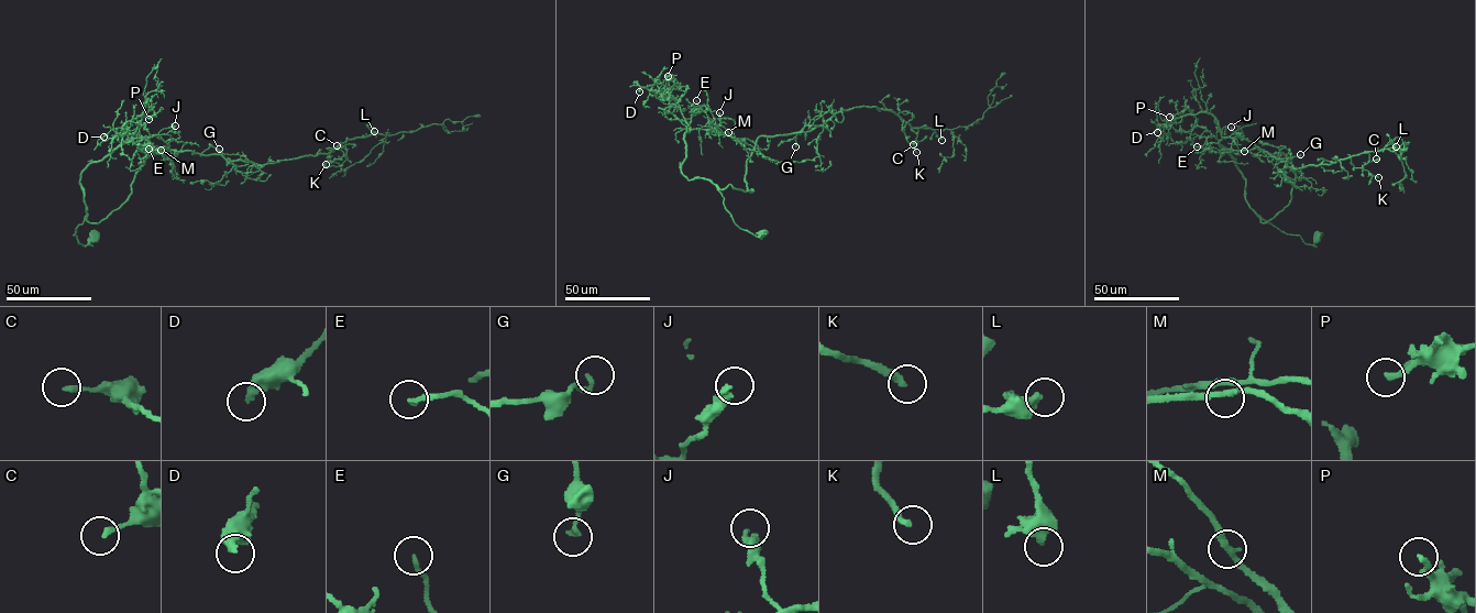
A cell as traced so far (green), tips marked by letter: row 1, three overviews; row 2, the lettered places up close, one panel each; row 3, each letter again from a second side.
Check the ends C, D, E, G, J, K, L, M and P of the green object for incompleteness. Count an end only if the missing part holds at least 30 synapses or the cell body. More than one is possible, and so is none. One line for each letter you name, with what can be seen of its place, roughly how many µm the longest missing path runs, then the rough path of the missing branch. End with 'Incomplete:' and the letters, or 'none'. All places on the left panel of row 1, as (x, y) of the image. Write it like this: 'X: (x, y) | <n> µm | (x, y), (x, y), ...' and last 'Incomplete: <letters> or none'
K: (326, 164) | 20 µm | (326, 164), (325, 168), (329, 171), (320, 178)
Incomplete: K

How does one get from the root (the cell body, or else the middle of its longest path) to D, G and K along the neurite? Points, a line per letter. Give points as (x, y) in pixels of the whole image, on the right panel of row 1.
D: (1317, 238), (1314, 247), (1307, 244), (1249, 207), (1246, 179), (1221, 148), (1211, 115), (1174, 118), (1157, 132)
G: (1317, 238), (1257, 216), (1284, 210), (1295, 179), (1288, 157), (1267, 154), (1292, 166), (1300, 154)
K: (1317, 238), (1260, 222), (1287, 206), (1296, 175), (1267, 154), (1293, 172), (1348, 157), (1378, 177)

